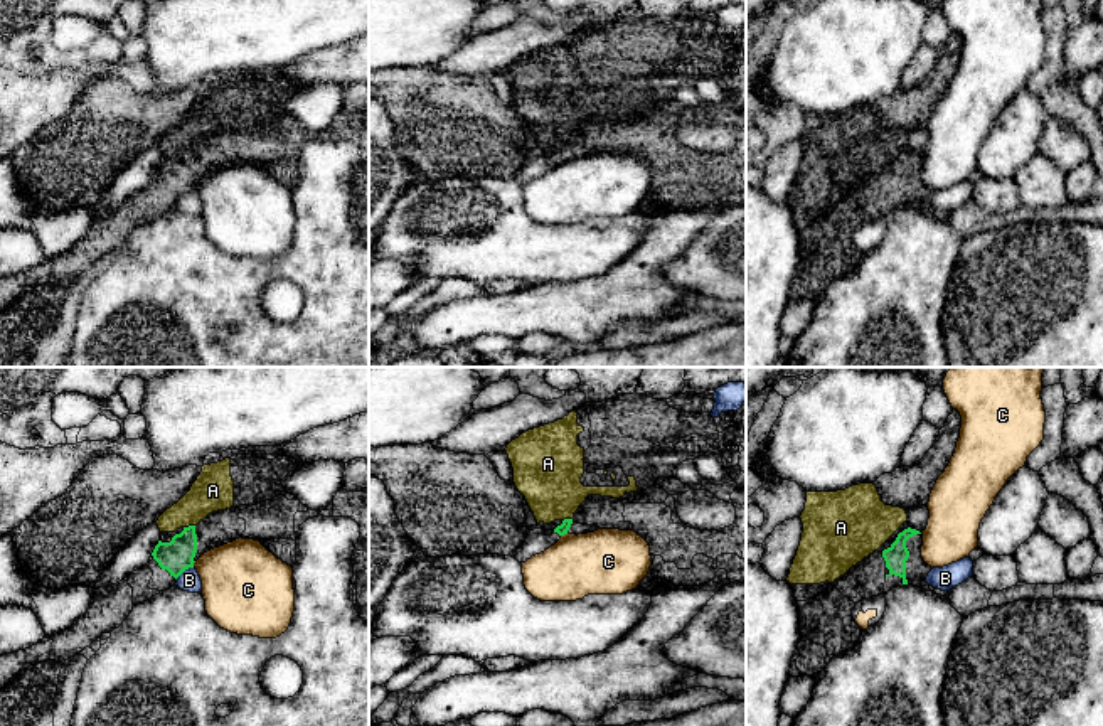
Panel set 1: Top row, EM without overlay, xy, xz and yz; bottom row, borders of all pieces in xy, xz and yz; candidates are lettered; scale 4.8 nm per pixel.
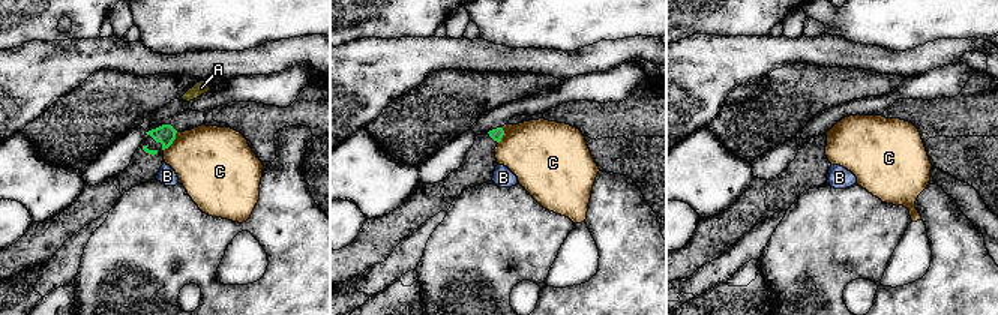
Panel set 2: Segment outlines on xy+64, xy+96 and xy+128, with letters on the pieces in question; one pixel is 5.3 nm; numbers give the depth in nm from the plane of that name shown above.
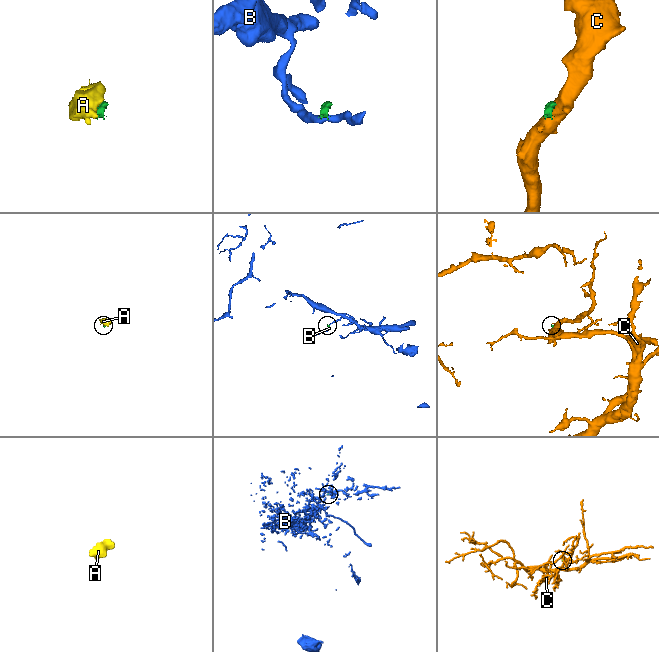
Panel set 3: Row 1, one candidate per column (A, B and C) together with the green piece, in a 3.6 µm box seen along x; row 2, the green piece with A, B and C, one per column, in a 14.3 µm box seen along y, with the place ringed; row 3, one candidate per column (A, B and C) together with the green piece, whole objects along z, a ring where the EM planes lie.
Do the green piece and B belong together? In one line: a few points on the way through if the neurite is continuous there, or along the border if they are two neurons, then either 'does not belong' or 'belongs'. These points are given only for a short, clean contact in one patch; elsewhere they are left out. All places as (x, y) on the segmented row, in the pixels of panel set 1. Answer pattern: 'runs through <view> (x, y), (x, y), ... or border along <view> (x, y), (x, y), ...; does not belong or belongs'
border along xy (192, 566), (175, 578); does not belong

